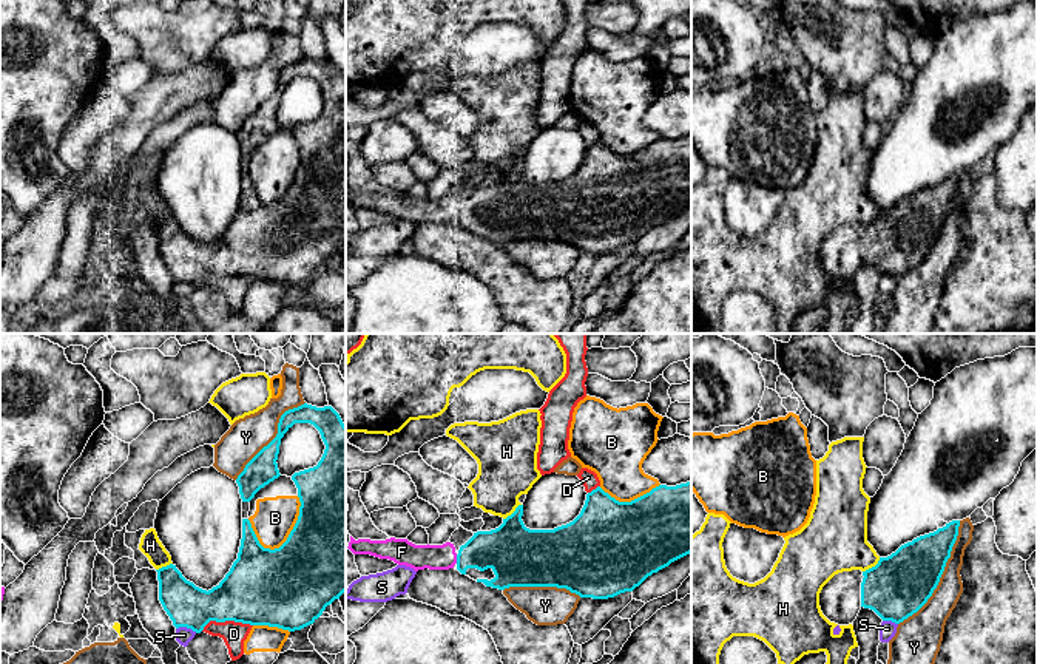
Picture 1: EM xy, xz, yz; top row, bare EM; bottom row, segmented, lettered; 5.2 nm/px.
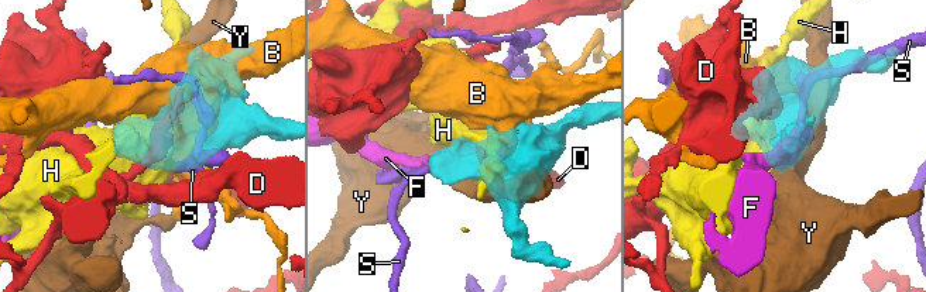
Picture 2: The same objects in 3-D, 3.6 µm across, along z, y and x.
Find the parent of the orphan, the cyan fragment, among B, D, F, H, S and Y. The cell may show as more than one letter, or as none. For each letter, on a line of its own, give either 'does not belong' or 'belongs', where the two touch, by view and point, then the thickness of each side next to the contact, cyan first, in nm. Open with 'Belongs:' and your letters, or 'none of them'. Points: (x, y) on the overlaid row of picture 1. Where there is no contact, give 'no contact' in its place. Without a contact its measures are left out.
Belongs: F
B: does not belong; contact xy (293, 528); calibres 500 and 220 nm
D: does not belong; contact xy (226, 619); calibres 380 and 130 nm
F: belongs; contact xz (457, 559); calibres 240 and 130 nm
H: does not belong; contact yz (872, 567); calibres 320 and 340 nm
S: does not belong; contact xy (187, 627); calibres 220 and 90 nm
Y: does not belong; contact yz (942, 573); calibres 320 and 160 nm

